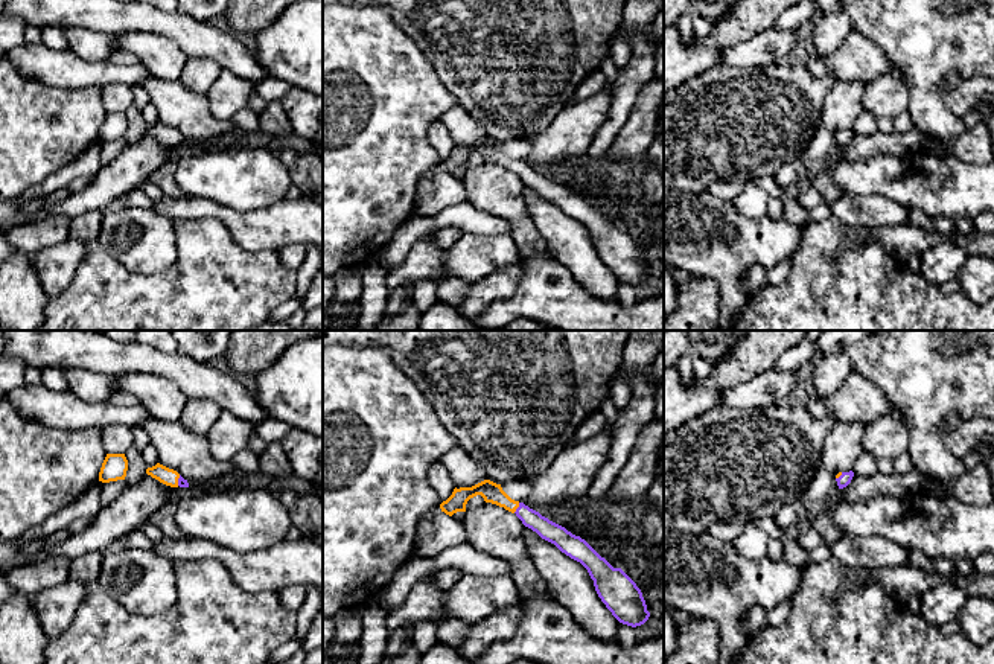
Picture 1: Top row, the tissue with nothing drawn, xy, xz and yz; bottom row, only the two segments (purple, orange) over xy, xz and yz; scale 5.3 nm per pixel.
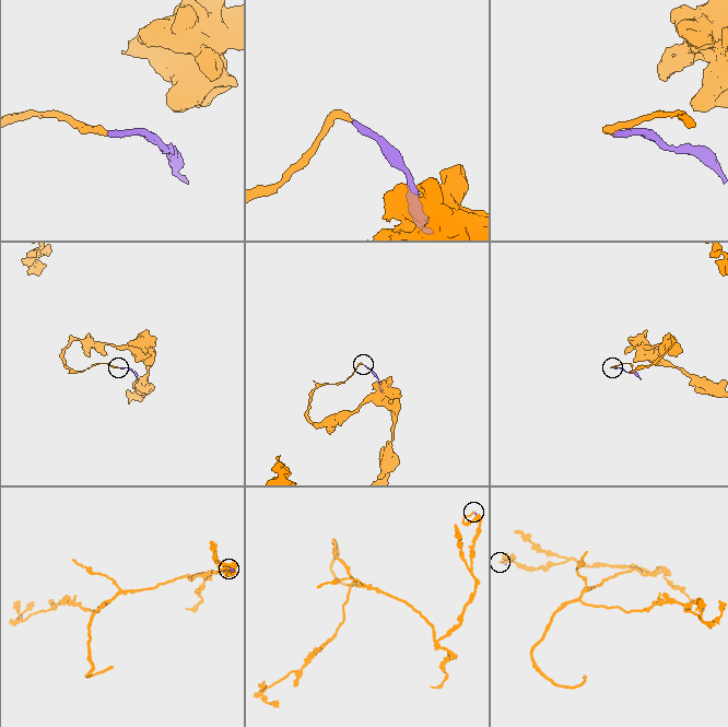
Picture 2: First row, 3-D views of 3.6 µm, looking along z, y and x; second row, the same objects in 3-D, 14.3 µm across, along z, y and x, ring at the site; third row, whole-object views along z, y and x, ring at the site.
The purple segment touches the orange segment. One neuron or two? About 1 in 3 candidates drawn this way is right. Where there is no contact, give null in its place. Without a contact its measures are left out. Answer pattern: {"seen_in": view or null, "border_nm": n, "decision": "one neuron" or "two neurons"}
{"seen_in": "xz", "border_nm": 70, "decision": "one neuron"}

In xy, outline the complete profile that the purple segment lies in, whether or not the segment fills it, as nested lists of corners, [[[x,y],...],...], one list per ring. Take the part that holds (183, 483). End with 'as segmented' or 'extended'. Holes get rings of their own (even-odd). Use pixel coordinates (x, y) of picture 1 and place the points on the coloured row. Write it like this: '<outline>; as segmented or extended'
[[[157,463],[152,468],[148,468],[146,474],[170,487],[178,487],[178,486],[189,487],[187,480],[184,480],[177,471],[169,469],[160,463]]]; extended

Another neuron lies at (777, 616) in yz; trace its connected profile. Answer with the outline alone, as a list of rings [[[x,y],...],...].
[[[781,602],[779,605],[767,611],[769,627],[782,626],[787,621],[789,614],[790,614],[790,602]]]

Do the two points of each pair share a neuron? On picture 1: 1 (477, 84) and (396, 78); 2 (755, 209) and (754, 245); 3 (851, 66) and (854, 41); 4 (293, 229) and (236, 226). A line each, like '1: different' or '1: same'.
1: different
2: different
3: same
4: same

